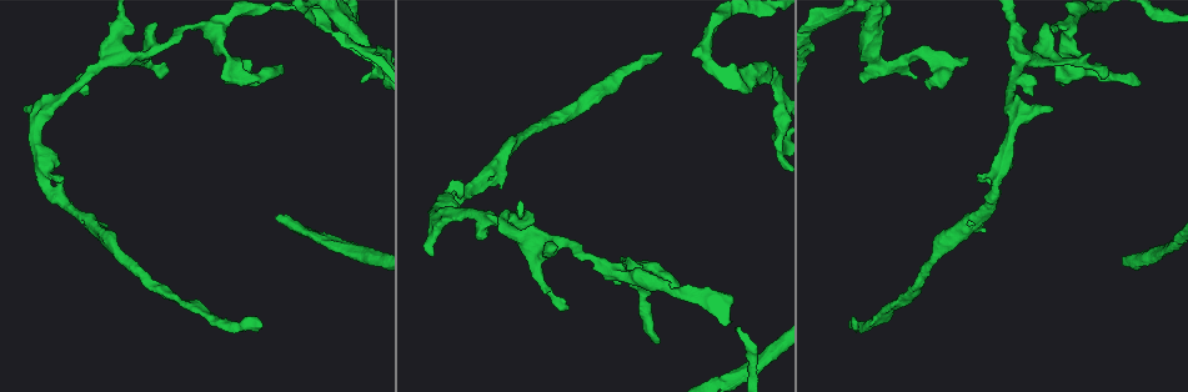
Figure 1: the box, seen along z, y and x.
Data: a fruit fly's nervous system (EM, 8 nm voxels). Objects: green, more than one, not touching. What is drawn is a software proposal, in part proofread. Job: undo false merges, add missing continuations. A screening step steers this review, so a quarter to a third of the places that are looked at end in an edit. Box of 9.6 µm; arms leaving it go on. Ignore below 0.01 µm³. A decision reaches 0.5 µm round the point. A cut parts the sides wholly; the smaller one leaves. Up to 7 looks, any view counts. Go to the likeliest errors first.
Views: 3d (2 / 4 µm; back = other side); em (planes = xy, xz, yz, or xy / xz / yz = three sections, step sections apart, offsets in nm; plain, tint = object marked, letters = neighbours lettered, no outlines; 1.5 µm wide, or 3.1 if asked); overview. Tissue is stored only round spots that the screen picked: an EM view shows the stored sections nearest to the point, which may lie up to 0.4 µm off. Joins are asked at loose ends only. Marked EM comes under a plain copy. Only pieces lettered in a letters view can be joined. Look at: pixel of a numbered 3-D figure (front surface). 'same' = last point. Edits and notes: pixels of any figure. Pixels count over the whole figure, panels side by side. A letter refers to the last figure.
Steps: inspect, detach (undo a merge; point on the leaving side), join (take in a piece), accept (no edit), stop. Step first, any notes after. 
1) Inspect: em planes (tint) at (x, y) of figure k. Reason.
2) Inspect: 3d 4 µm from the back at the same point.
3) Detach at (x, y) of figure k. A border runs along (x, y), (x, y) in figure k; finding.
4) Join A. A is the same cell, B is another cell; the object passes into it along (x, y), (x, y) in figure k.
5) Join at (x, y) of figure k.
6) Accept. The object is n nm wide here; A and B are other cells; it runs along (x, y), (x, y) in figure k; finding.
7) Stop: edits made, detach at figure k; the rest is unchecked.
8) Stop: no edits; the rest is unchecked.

Inspect: 3d 4 µm at (364, 83) of figure 1. Free end.

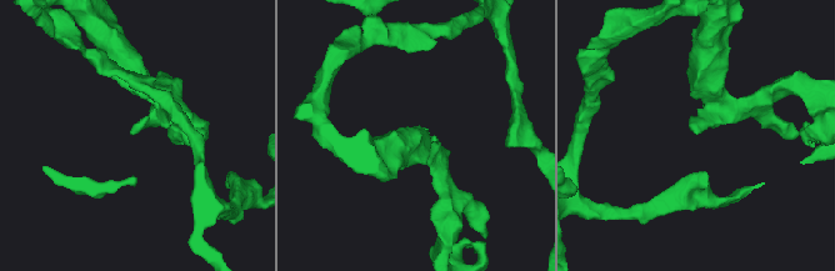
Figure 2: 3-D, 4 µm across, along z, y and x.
Inspect: em xz step 4 (letters) at (130, 134) of figure 2. Now the EM.

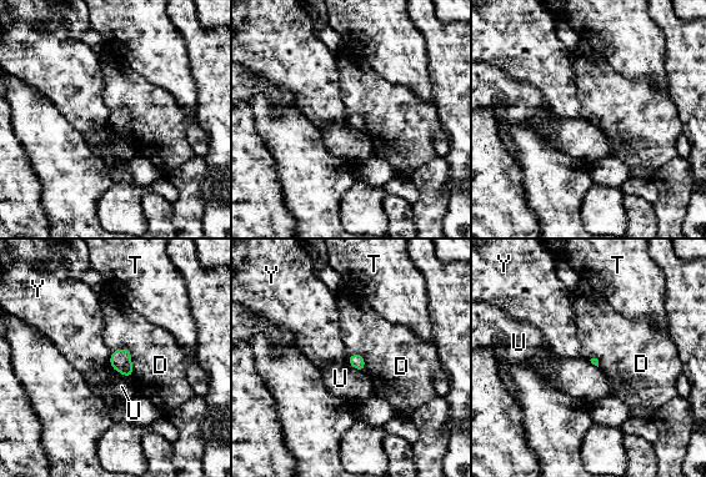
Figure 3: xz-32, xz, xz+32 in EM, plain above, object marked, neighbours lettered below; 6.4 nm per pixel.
Inspect: em planes (letters) at the same point.

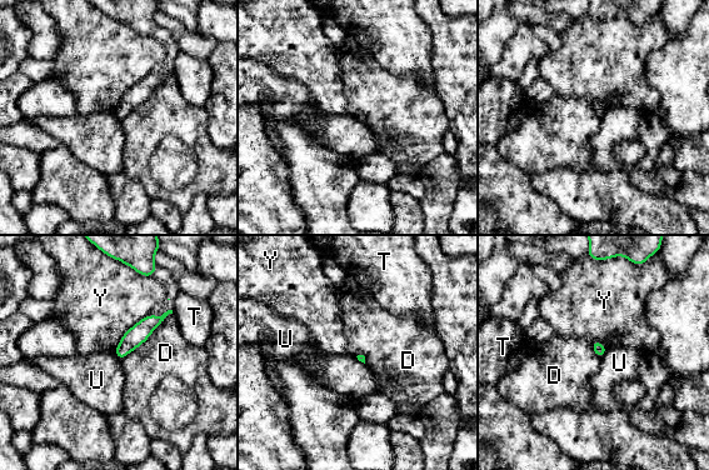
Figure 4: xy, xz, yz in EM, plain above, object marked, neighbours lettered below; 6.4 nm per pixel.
Accept. The longest contact is with D, 460 nm; D, T, U and Y are other cells; it runs along (159, 319), (148, 324), (119, 353) in figure 4; no lettered piece goes on from it.

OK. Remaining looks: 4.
Inspect: em planes (letters) at (434, 254) of figure 1. An open end.

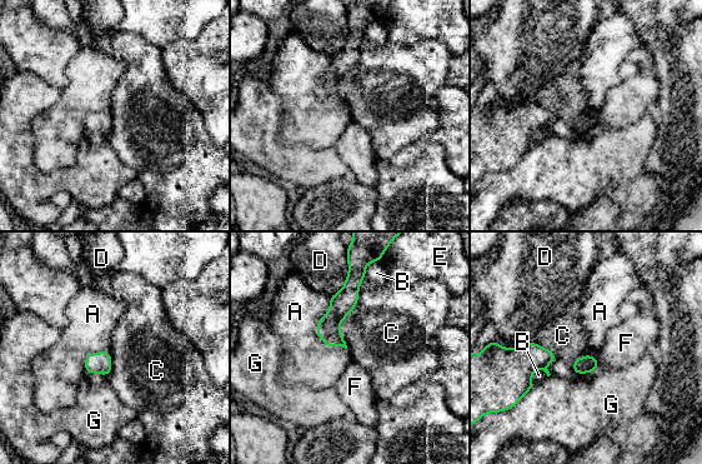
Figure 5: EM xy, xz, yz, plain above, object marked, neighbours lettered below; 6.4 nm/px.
Accept. A, B, C, D, E, F and G are other cells; it runs along (356, 277), (331, 320), (331, 344) in figure 5; none of them fits.

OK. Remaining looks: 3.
Inspect: 3d 4 µm at (63, 180) of figure 1. Branch stops here.

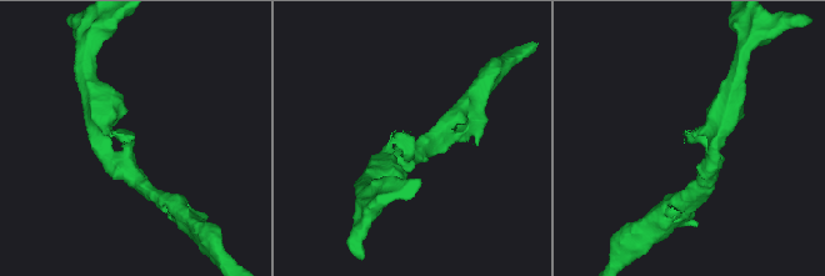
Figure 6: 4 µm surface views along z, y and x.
Inspect: em planes (letters) at (691, 133) of figure 6. Now the EM.

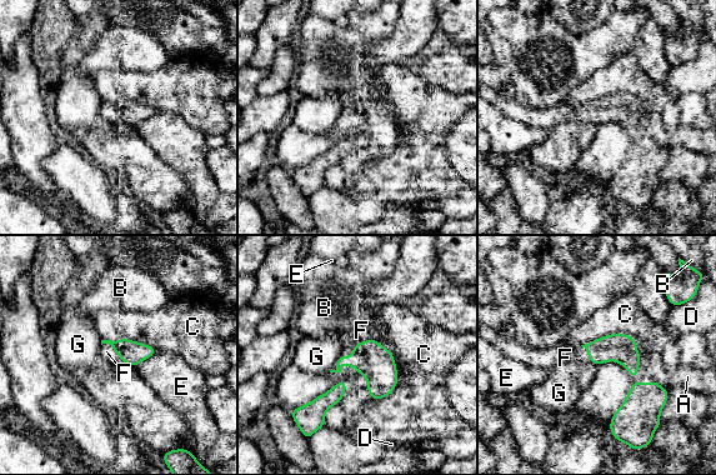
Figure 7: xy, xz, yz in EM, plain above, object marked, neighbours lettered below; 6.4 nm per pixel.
Join F. The longest contact is with C, 360 nm; F is the same cell, A, B, C, D, E and G are other cells; it goes on there.

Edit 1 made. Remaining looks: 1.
Stop: edits made, join at figure 7; the rest is unchecked.

